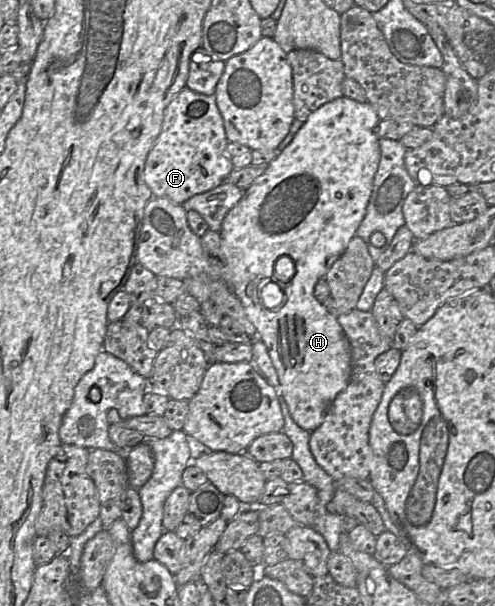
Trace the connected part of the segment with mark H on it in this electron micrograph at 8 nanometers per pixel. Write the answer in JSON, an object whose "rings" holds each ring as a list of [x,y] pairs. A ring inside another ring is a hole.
{"rings":[[[340,97],[330,101],[312,112],[306,122],[295,134],[289,145],[278,151],[277,156],[268,164],[265,172],[256,178],[251,186],[244,192],[242,199],[226,214],[222,222],[221,231],[221,251],[226,260],[226,284],[237,296],[249,321],[254,325],[257,338],[266,345],[271,361],[276,369],[280,392],[285,399],[289,412],[298,426],[313,432],[324,421],[324,418],[337,395],[343,391],[349,383],[351,376],[351,346],[343,328],[338,323],[334,312],[329,312],[321,302],[314,296],[316,283],[325,278],[326,273],[334,262],[345,252],[350,240],[356,235],[356,231],[361,224],[373,190],[373,181],[377,172],[381,152],[379,138],[377,136],[377,126],[380,122],[378,114],[369,102],[360,103],[347,97]],[[281,256],[289,256],[295,263],[296,273],[290,282],[278,281],[274,276],[274,265]],[[267,282],[276,283],[283,290],[286,301],[279,310],[265,308],[259,298],[261,287]]]}

